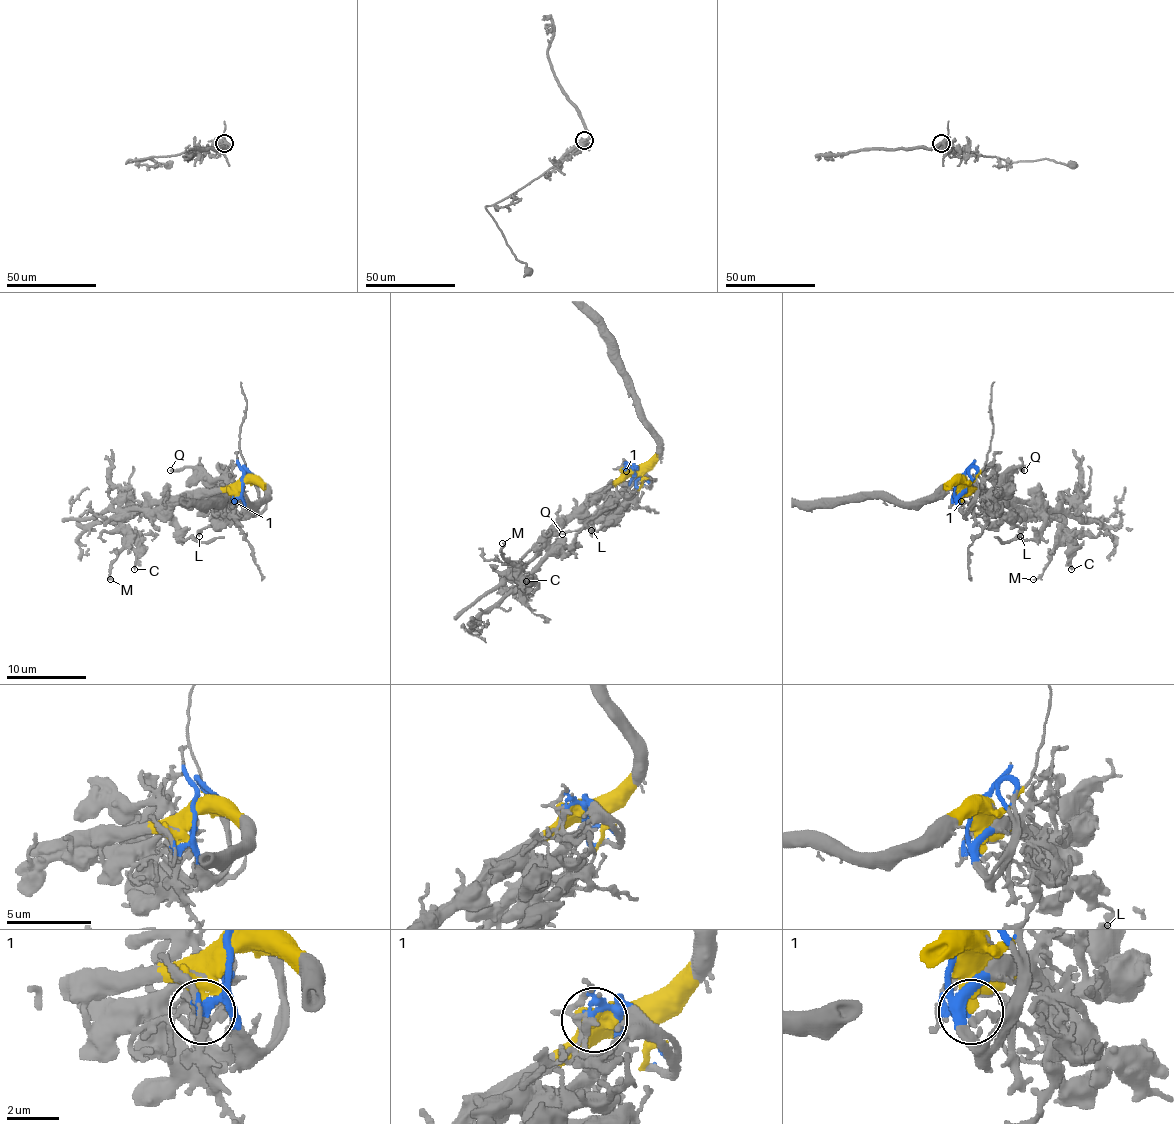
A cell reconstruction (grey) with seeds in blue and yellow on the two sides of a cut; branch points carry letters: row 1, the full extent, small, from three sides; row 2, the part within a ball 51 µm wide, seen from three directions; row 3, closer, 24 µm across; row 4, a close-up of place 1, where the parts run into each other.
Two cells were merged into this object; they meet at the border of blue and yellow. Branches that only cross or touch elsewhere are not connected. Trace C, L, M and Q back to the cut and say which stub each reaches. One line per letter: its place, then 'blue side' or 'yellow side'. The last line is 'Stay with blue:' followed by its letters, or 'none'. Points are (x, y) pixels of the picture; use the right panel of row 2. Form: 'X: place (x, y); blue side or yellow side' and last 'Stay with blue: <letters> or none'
C: place (1071, 569); yellow side
L: place (1020, 536); blue side
M: place (1033, 579); yellow side
Q: place (1024, 470); blue side
Stay with blue: L, Q

